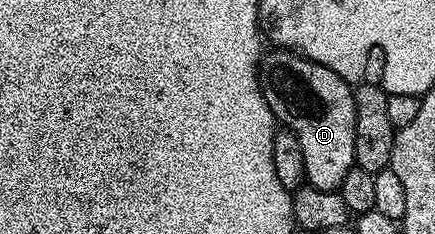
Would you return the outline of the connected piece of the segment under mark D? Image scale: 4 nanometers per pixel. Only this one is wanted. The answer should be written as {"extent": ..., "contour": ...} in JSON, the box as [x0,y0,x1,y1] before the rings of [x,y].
{"extent":[258,49,356,191],"contour":[[[270,49],[258,64],[258,84],[275,120],[293,131],[304,152],[306,183],[316,189],[337,191],[354,166],[356,109],[351,84],[323,63],[306,59],[297,51]]]}

